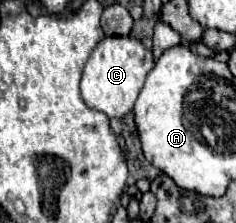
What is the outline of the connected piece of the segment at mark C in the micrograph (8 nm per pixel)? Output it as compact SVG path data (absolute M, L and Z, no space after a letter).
M105 37L95 51L91 53L81 79L81 95L83 101L103 111L107 117L121 119L125 113L129 113L135 105L135 99L153 69L153 55L149 49L143 47L143 43L135 37Z

